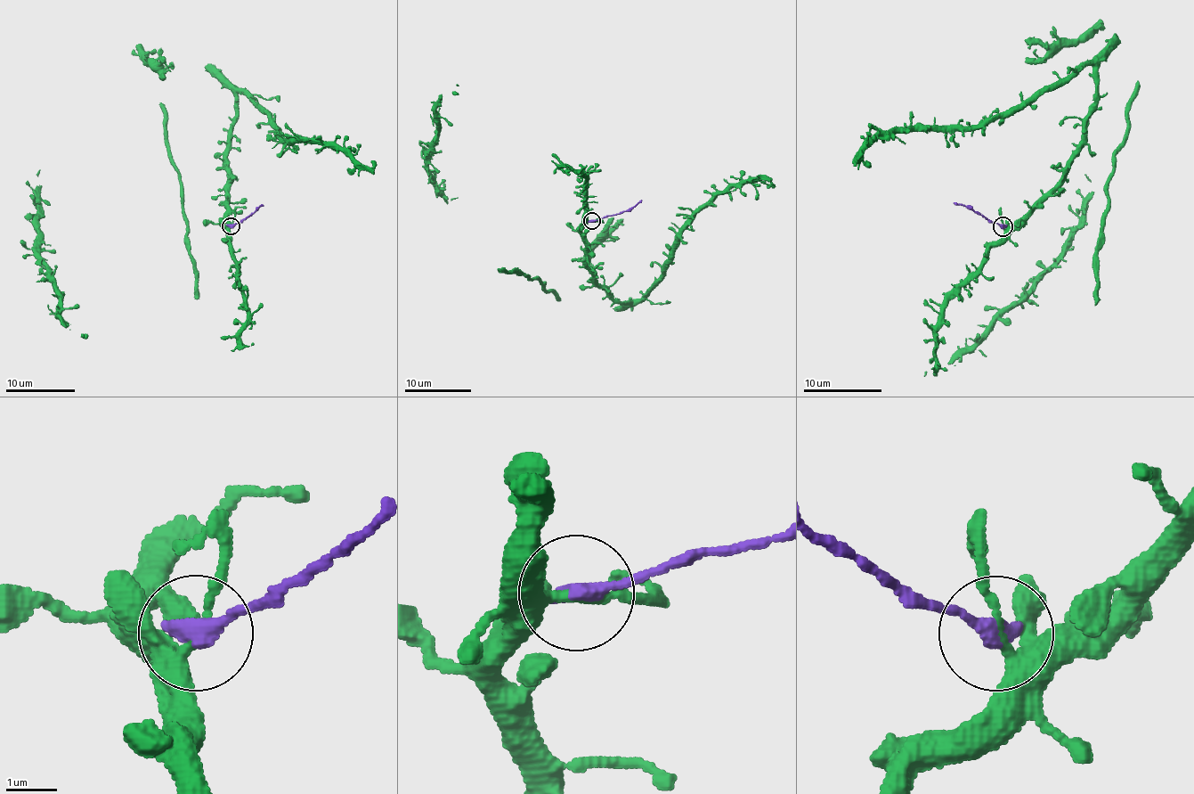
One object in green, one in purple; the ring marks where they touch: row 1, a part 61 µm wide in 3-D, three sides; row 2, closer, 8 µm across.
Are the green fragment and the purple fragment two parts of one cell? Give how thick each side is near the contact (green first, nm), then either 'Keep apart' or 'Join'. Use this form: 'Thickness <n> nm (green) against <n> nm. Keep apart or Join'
Thickness 240 nm (green) against 400 nm. Keep apart

